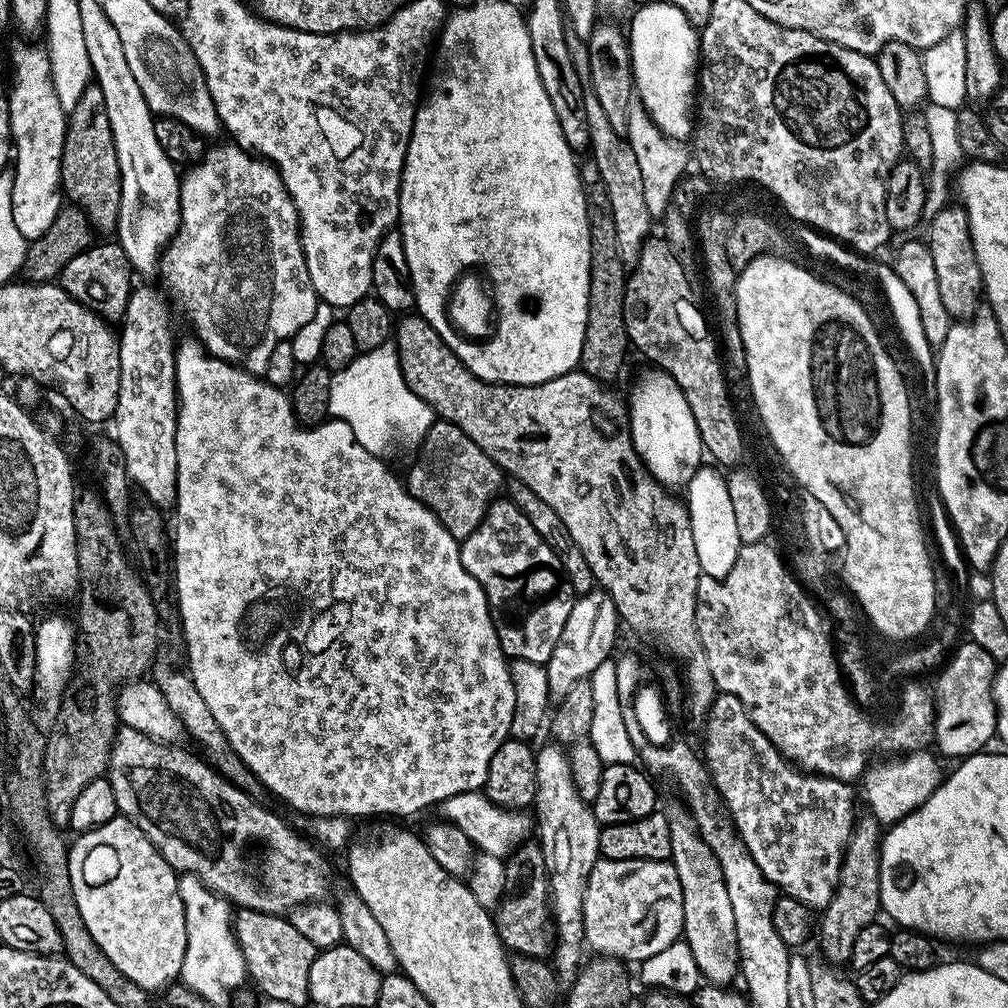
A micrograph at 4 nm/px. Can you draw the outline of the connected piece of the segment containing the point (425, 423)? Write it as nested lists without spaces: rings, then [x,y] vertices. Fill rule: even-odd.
[[[393,341],[359,353],[348,366],[333,373],[328,413],[333,419],[345,420],[358,442],[377,454],[384,454],[388,444],[395,440],[400,444],[419,445],[434,419],[432,407],[406,386]]]

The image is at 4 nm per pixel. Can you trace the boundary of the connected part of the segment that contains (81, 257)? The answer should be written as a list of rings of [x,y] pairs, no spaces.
[[[93,243],[74,258],[70,258],[70,262],[66,262],[66,266],[60,272],[58,283],[78,303],[86,305],[107,321],[116,322],[123,317],[128,299],[134,291],[134,283],[132,284],[134,266],[126,258],[120,243],[111,243]]]

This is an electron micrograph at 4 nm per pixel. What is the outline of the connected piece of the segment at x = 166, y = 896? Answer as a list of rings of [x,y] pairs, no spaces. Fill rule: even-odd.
[[[117,814],[114,818],[110,818],[110,822],[102,822],[102,826],[98,826],[94,830],[79,833],[75,839],[76,841],[71,841],[68,849],[70,886],[73,887],[74,901],[77,903],[79,913],[82,914],[82,921],[90,930],[94,942],[101,947],[114,966],[138,987],[144,988],[149,994],[155,993],[155,988],[167,989],[179,977],[186,954],[186,914],[180,897],[178,873],[168,865],[166,858],[162,858],[162,854],[152,845],[150,838],[146,838],[146,834],[142,834],[142,830],[138,830],[138,826],[128,816]]]

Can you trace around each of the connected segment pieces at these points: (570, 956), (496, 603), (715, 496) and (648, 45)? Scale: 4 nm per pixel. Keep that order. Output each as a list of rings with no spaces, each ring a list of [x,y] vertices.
[[[547,742],[535,749],[534,766],[534,828],[540,837],[540,853],[544,855],[544,869],[548,872],[548,895],[550,897],[550,920],[556,924],[554,947],[550,952],[550,964],[561,981],[575,980],[582,967],[580,948],[584,944],[584,919],[582,918],[582,898],[586,892],[586,882],[590,870],[601,859],[600,830],[592,806],[578,794],[574,786],[574,774],[570,774],[568,749],[565,745]]]
[[[508,498],[493,500],[478,530],[459,541],[459,546],[462,566],[466,566],[468,573],[479,582],[486,594],[494,630],[504,655],[512,660],[547,665],[550,654],[554,654],[554,646],[558,646],[562,626],[566,626],[566,618],[570,618],[574,599],[558,554],[540,537],[538,530],[530,526],[530,518],[526,518],[526,514],[522,514],[522,510],[518,510],[518,506]]]
[[[701,466],[687,484],[686,507],[694,534],[694,550],[698,550],[701,573],[722,578],[730,574],[742,545],[738,538],[738,525],[734,522],[734,505],[730,502],[727,479],[715,467],[712,468]]]
[[[666,2],[660,4],[648,4],[645,8],[640,8],[632,16],[632,36],[630,32],[630,51],[632,54],[632,78],[634,81],[634,92],[638,97],[639,103],[644,105],[648,112],[648,117],[659,126],[664,135],[673,142],[684,142],[693,135],[694,132],[694,101],[698,96],[698,65],[700,63],[700,34],[697,27],[689,23],[682,10],[678,10],[676,6],[670,6]]]

